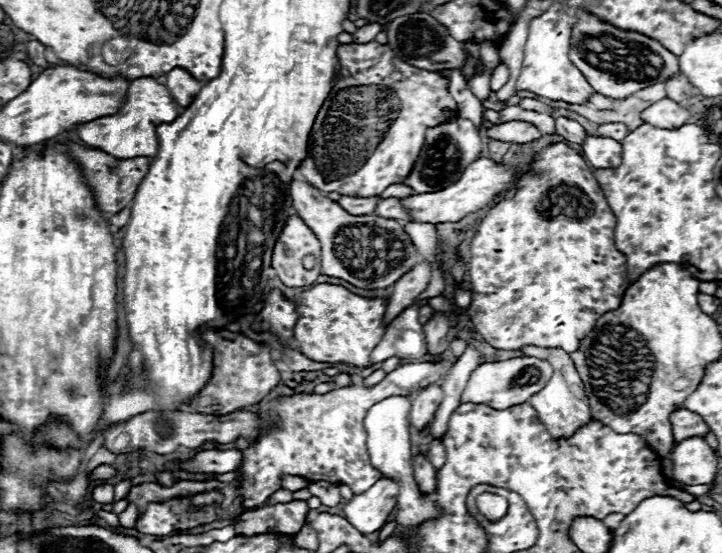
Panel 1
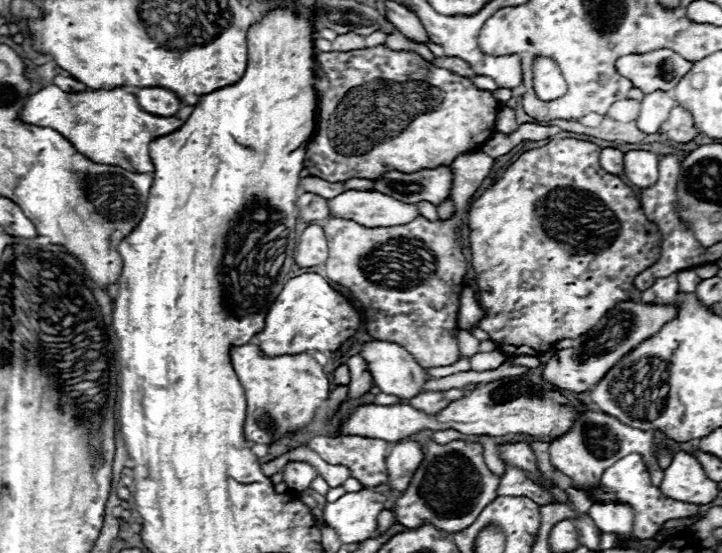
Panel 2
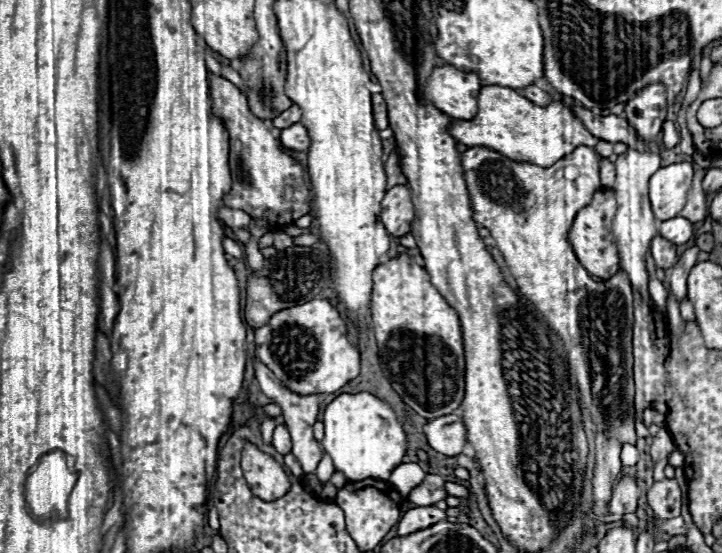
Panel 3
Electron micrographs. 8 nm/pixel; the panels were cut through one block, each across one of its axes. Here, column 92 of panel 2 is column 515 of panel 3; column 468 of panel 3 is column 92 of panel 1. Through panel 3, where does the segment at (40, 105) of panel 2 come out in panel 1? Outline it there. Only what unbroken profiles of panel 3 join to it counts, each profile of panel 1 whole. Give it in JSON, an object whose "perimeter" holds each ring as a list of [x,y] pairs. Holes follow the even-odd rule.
{"perimeter":[[[136,78],[130,82],[126,90],[126,102],[116,110],[116,114],[102,116],[84,124],[76,126],[76,134],[80,140],[92,148],[100,148],[106,154],[112,154],[118,160],[128,160],[136,156],[154,158],[158,154],[158,140],[156,140],[156,128],[160,124],[170,124],[178,118],[180,108],[170,98],[164,84],[160,84],[156,78]]]}

